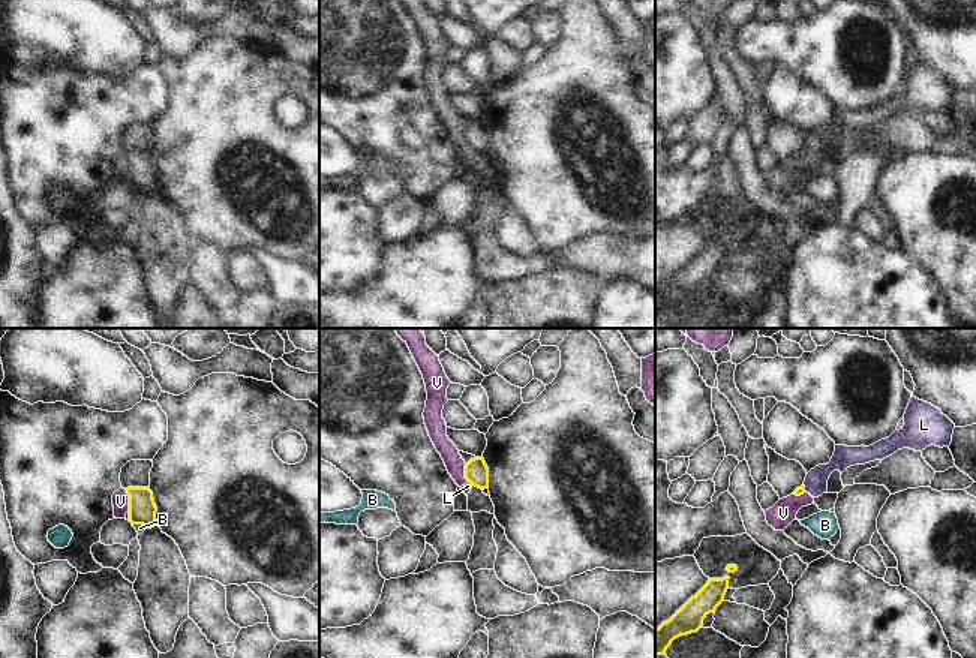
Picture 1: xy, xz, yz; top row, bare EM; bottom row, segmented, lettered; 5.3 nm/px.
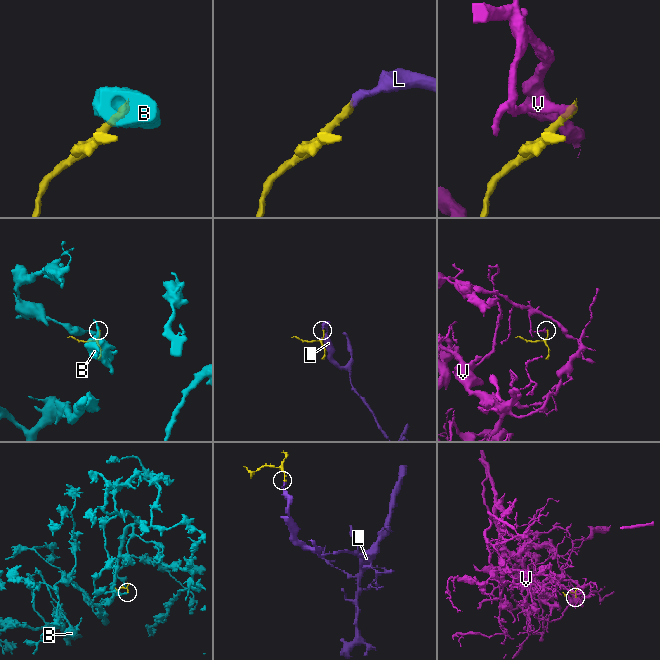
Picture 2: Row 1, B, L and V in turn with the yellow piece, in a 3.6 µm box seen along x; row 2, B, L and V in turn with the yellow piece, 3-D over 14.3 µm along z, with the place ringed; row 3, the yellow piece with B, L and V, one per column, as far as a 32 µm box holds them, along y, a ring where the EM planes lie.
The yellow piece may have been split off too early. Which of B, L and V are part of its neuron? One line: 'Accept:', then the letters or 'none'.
Accept: L

